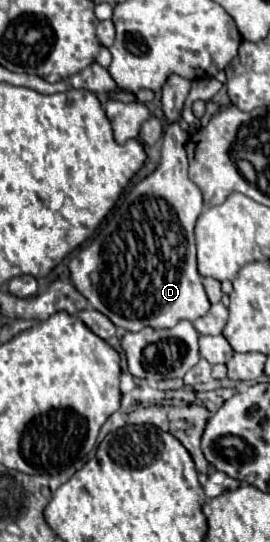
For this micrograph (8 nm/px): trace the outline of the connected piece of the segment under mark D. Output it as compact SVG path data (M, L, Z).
M170 75L170 79L166 81L166 85L164 85L164 89L162 89L162 109L164 109L164 113L166 113L166 117L168 117L168 121L170 121L172 125L166 127L164 137L162 137L162 139L164 139L164 141L162 141L162 161L160 161L158 169L156 169L152 175L144 177L140 183L136 183L136 185L116 203L116 207L110 211L110 215L108 215L108 217L104 219L104 223L98 227L98 231L96 231L92 243L88 243L88 245L84 245L80 251L76 251L74 257L70 259L70 265L68 265L76 289L90 301L90 305L92 305L96 311L102 311L116 327L122 327L122 329L126 329L126 331L140 331L142 327L148 327L148 325L150 325L150 327L174 327L180 319L194 321L194 319L206 315L208 309L210 309L210 301L208 301L206 291L204 291L204 287L202 287L202 275L200 275L198 269L196 269L196 247L194 247L194 225L196 225L198 215L200 215L202 209L204 209L204 203L202 203L202 193L200 193L198 187L188 179L188 159L186 159L186 151L184 151L186 141L188 141L188 133L184 133L184 131L174 123L176 117L180 115L182 107L184 107L184 101L186 101L186 97L188 97L188 91L190 91L190 81L188 81L188 79L182 79L182 77L178 77L178 75Z

